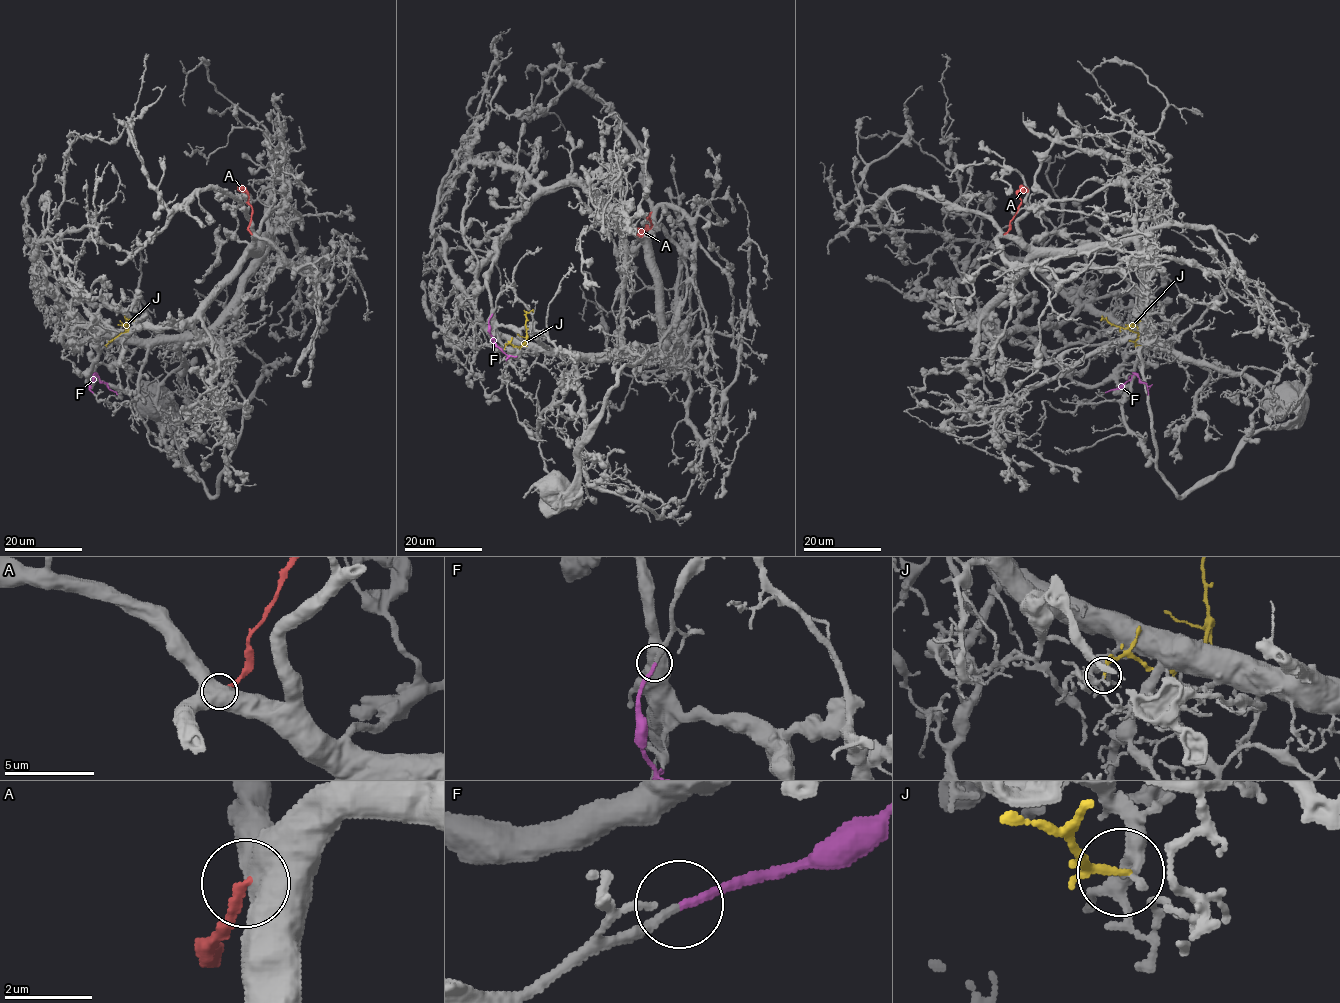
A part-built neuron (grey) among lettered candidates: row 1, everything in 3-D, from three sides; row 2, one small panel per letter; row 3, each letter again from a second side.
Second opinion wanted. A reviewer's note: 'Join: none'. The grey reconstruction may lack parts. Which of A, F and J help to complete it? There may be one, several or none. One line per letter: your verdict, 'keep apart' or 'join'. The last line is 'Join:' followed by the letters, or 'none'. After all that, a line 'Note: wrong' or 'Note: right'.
A: keep apart
F: join
J: keep apart
Join: F
Note: wrong

